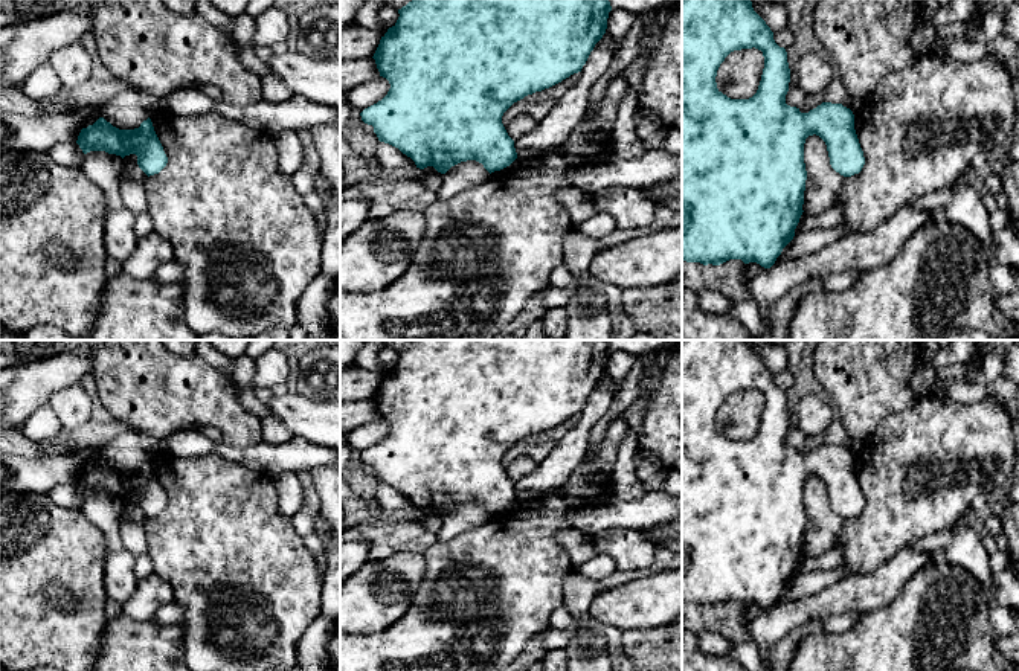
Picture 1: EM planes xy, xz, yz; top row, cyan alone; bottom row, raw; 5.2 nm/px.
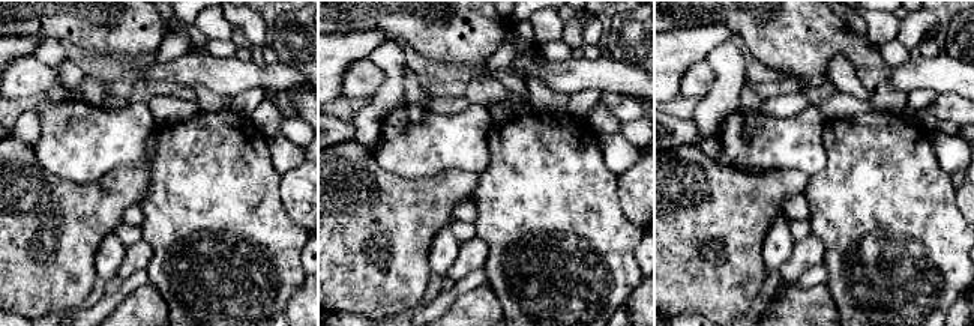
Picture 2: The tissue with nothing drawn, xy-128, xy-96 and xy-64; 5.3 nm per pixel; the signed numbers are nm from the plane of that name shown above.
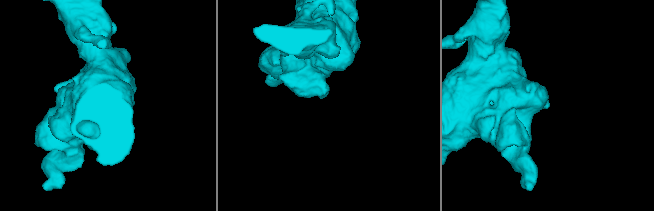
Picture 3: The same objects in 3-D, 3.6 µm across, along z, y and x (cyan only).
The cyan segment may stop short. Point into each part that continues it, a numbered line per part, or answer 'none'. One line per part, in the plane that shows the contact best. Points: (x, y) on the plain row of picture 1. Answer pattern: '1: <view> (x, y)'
none

